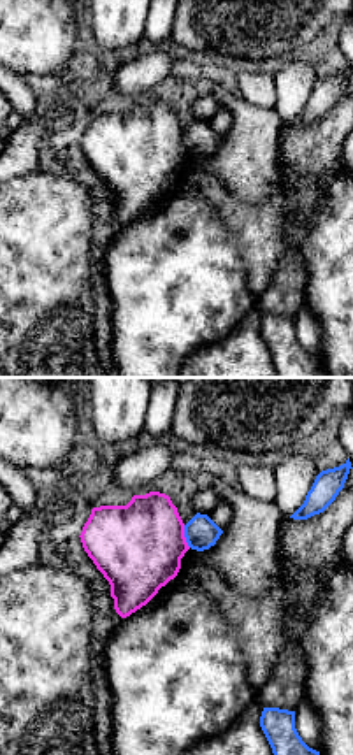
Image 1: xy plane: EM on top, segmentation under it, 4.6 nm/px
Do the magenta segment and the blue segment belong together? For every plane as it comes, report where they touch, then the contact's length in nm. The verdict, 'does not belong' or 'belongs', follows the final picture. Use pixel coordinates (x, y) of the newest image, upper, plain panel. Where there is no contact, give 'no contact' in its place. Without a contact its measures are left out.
(183, 143) | 110 nm

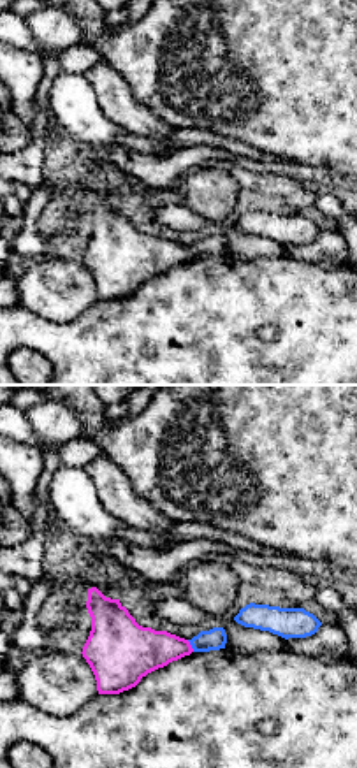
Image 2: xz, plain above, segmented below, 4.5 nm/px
(190, 252) | 70 nm

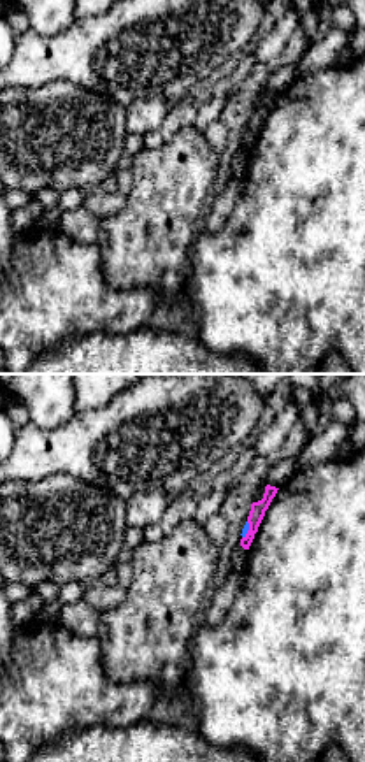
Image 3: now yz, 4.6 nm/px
(248, 137) | 80 nm

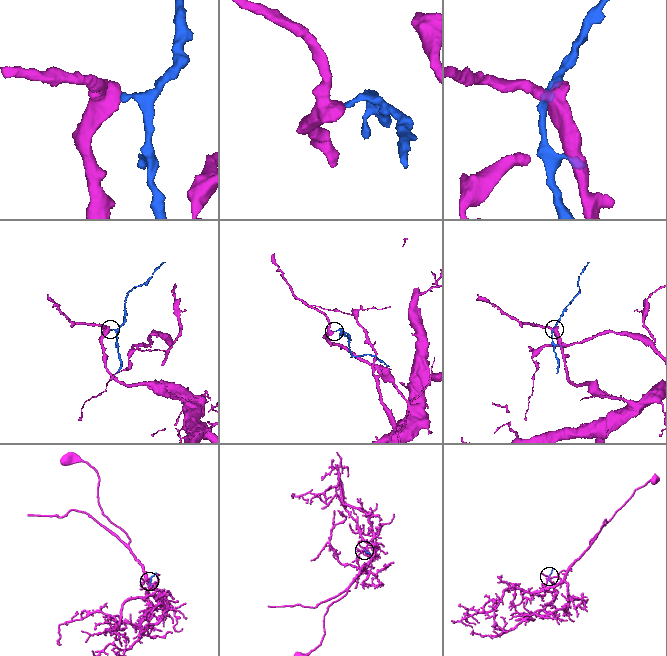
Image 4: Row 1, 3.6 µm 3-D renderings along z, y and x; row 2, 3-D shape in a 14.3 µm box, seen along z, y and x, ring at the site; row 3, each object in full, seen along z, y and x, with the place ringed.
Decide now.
does not belong

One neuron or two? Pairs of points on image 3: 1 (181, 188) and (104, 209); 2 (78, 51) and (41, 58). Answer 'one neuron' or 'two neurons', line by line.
1: two neurons
2: one neuron

